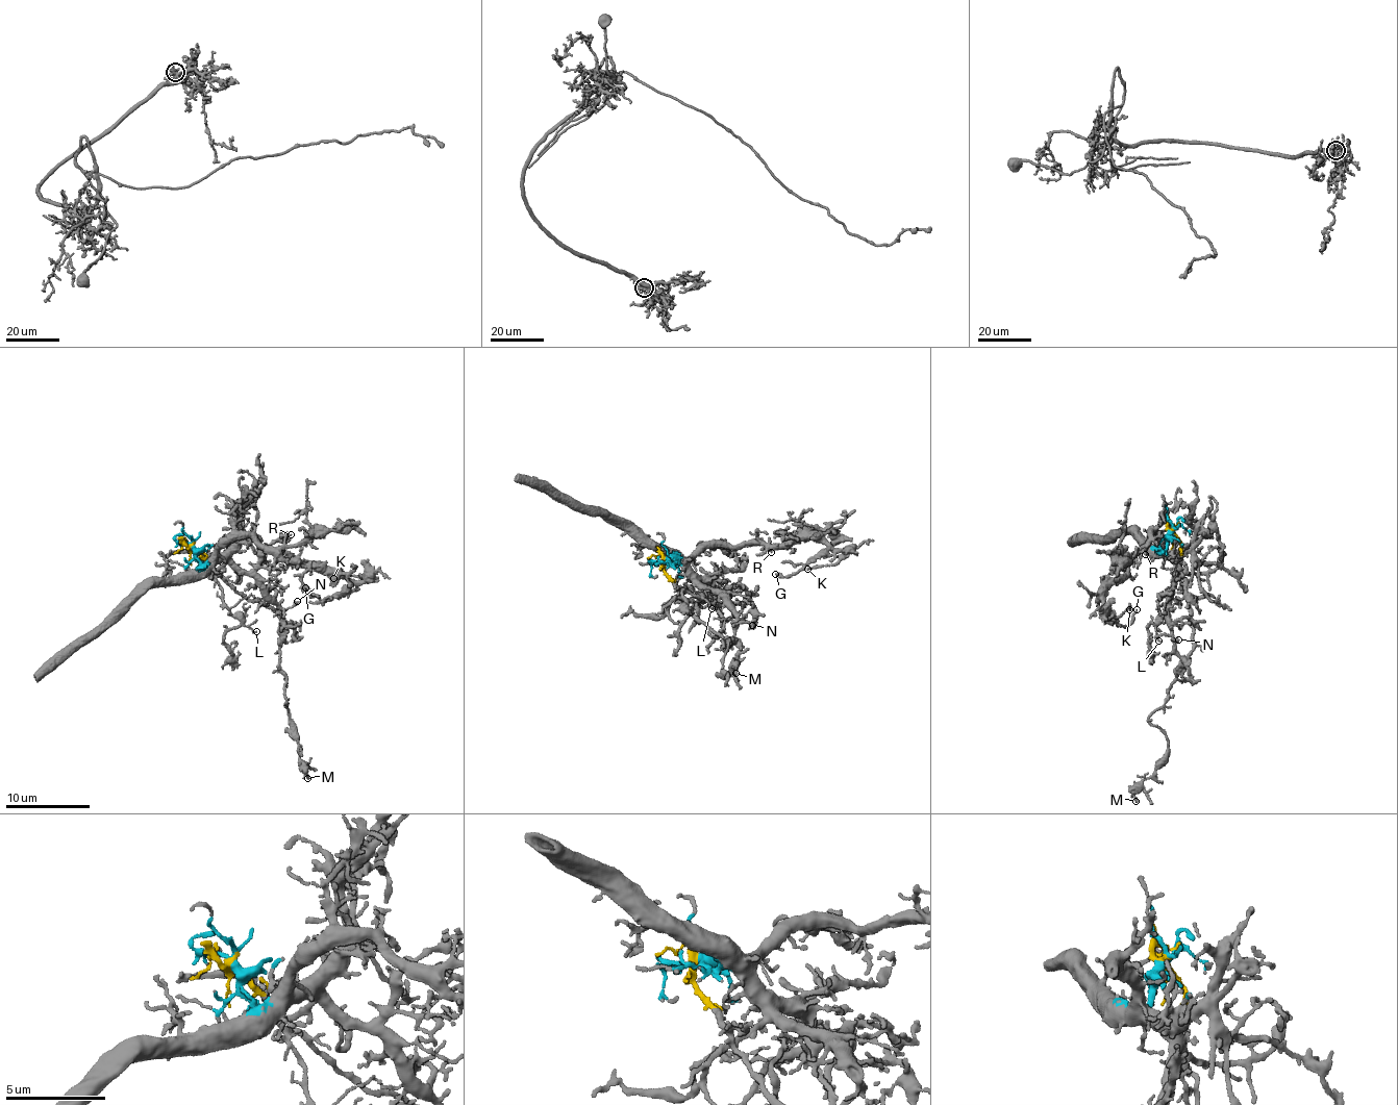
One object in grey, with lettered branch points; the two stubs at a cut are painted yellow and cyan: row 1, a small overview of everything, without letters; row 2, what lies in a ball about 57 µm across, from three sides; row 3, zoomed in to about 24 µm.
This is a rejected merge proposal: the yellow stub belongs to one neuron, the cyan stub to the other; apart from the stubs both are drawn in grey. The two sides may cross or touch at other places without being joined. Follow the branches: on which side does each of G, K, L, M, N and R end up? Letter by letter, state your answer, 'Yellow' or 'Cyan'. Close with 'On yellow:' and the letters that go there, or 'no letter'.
G: Cyan
K: Cyan
L: Yellow
M: Yellow
N: Cyan
R: Cyan
On yellow: L, M

